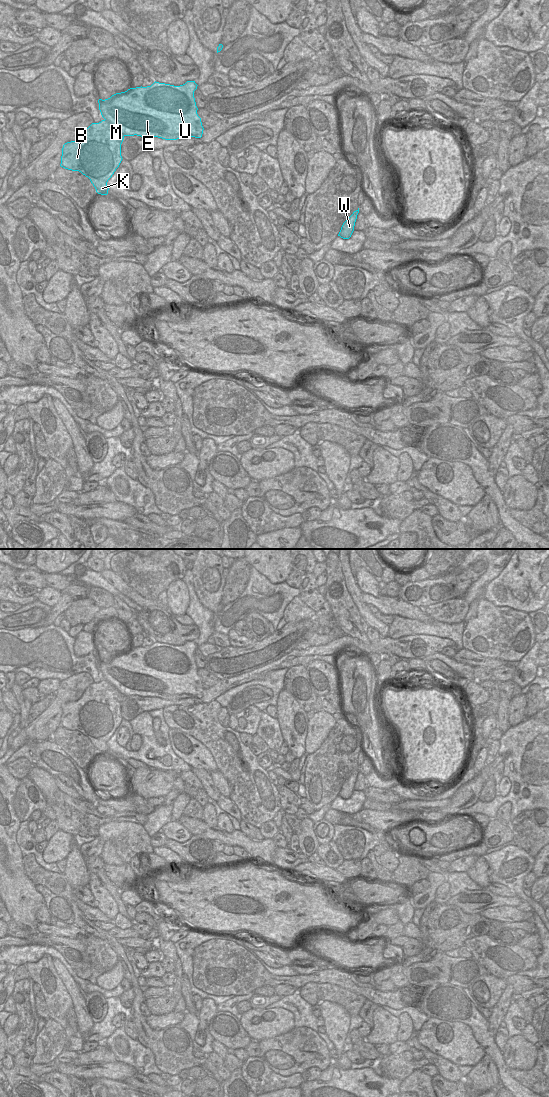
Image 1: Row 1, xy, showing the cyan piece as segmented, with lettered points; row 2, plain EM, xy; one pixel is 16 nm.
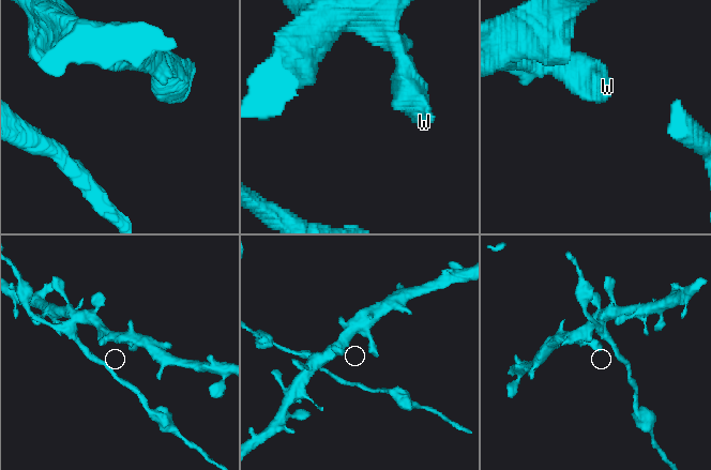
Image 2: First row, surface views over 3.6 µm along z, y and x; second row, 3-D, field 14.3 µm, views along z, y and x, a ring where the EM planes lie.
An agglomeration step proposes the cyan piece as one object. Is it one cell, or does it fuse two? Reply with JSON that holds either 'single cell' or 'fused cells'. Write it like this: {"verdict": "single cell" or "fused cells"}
{"verdict": "fused cells"}

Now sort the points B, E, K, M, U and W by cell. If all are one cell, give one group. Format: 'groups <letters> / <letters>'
groups B K / E M U W

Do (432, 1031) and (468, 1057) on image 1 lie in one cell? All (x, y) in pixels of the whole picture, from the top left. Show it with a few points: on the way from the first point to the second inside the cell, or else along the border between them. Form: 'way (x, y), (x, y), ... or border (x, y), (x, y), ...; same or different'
way (437, 1041), (454, 1043), (458, 1047); same

